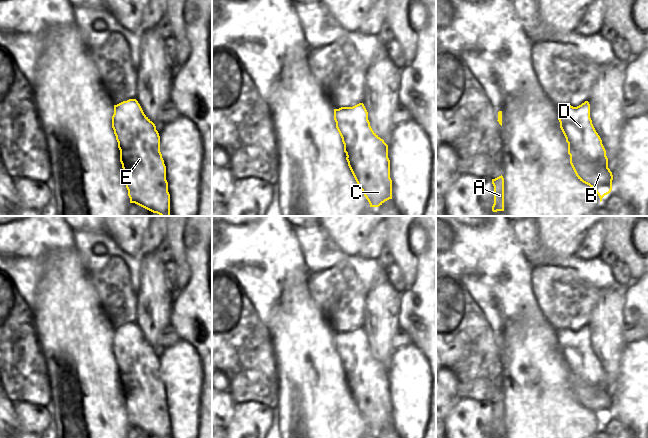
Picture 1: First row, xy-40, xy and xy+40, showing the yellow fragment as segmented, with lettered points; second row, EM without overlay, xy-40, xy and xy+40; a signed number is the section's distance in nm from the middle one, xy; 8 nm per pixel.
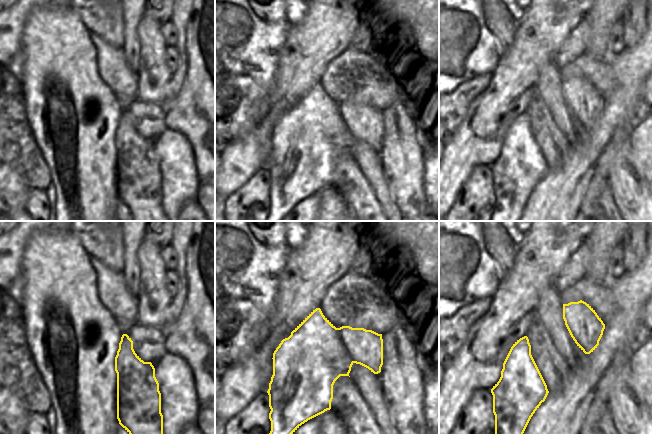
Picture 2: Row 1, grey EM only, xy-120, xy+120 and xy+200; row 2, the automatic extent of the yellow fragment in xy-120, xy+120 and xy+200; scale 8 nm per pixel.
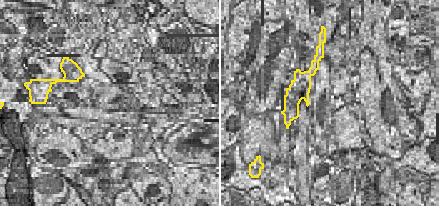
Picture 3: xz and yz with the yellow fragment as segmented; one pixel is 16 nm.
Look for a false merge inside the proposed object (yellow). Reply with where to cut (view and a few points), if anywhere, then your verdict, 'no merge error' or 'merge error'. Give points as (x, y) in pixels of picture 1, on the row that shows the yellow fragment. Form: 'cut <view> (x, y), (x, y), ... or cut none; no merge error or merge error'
cut xy+40 (568, 143), (573, 150), (570, 157); merge error

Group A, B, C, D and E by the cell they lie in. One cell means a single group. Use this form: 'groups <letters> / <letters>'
groups A / B C D E

